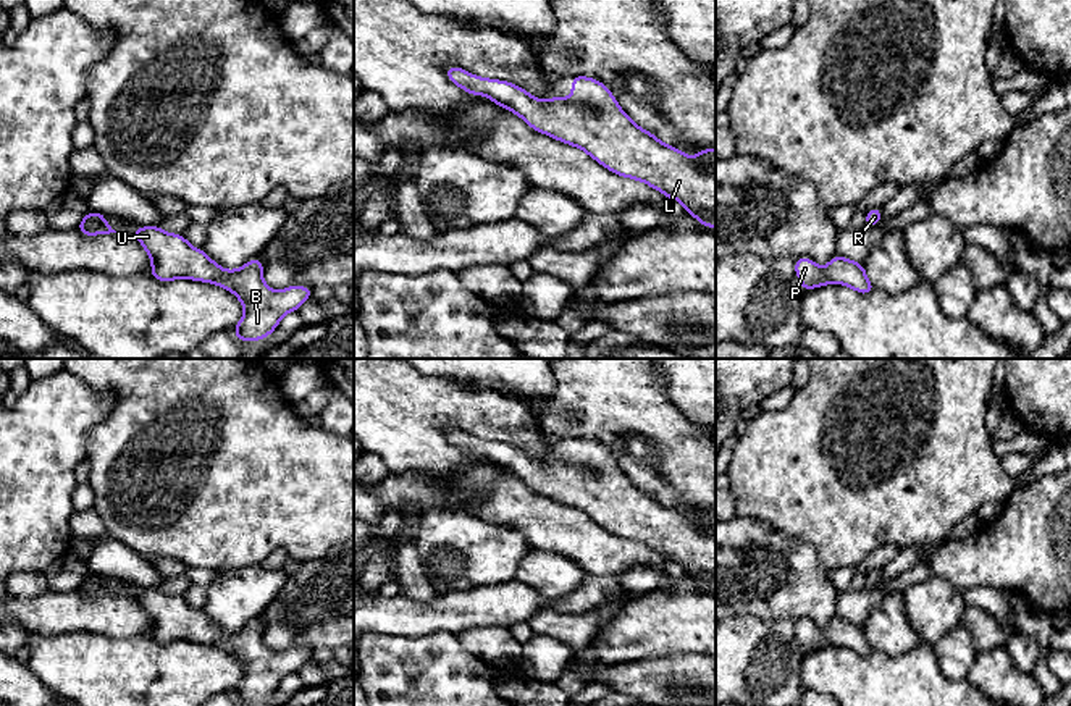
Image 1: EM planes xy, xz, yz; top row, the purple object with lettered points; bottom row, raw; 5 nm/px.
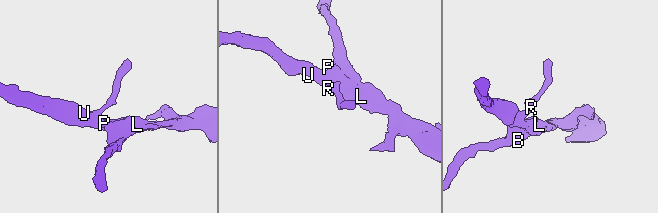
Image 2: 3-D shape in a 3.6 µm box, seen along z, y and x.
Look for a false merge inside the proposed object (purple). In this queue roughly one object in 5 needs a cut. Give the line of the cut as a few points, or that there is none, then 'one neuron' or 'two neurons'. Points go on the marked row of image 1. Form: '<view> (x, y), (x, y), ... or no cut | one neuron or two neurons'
no cut | one neuron

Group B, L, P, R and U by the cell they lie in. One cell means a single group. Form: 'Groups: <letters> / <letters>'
Groups: B L P R U

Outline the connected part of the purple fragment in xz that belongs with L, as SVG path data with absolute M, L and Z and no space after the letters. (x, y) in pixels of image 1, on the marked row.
M449 66L444 74L459 89L510 110L535 131L582 149L611 173L678 200L685 213L716 229L716 149L703 149L693 158L661 142L620 108L601 81L573 76L567 99L541 102L512 82L475 76L457 66Z

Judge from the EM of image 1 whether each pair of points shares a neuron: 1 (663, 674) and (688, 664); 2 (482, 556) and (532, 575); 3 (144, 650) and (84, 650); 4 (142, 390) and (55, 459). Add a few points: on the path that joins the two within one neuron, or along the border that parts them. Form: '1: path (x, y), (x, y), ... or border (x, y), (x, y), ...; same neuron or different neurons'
1: path (669, 674), (682, 671); same neuron
2: border (530, 548), (520, 561), (514, 579); different neurons
3: path (130, 650), (99, 650); same neuron
4: border (113, 406), (89, 432), (84, 459); different neurons

